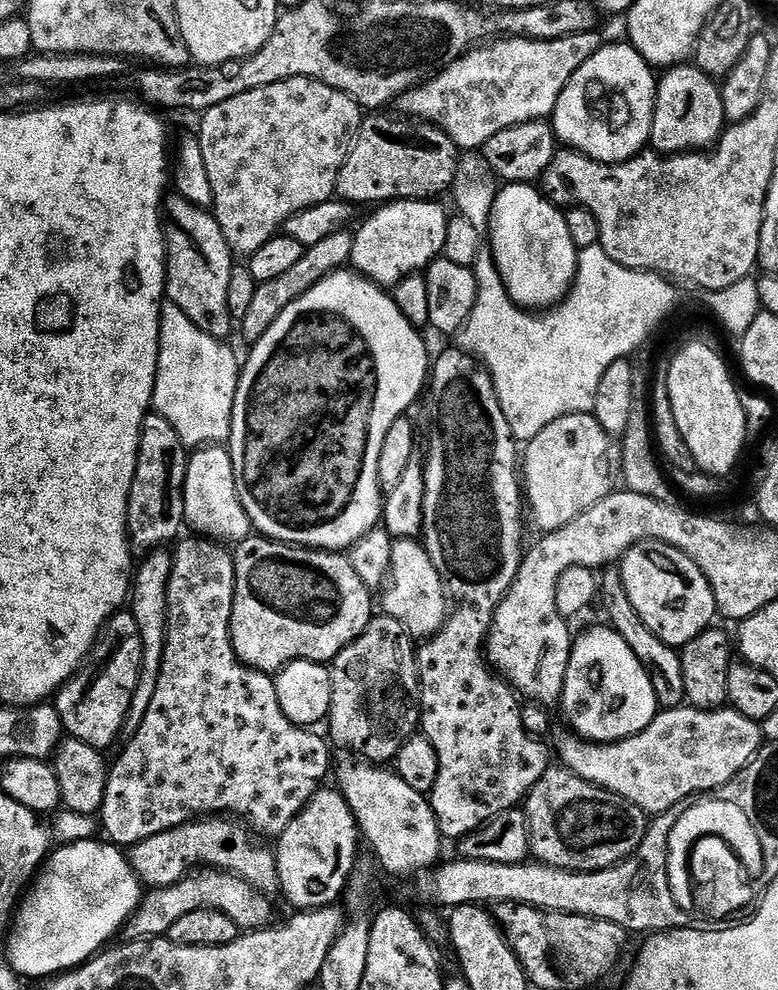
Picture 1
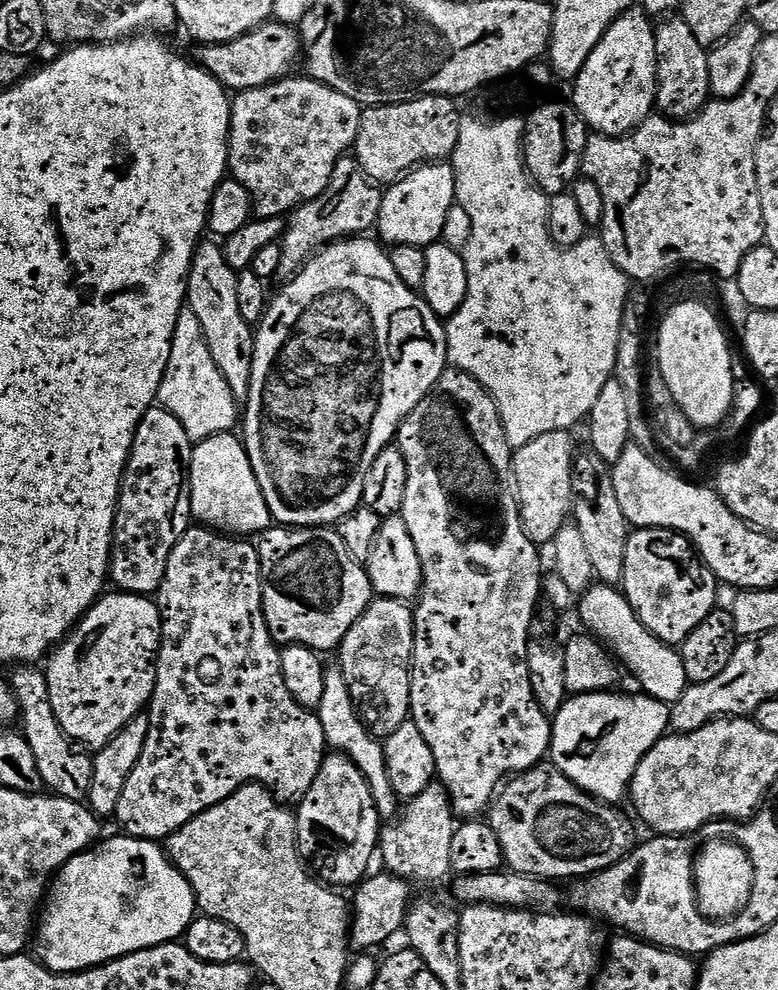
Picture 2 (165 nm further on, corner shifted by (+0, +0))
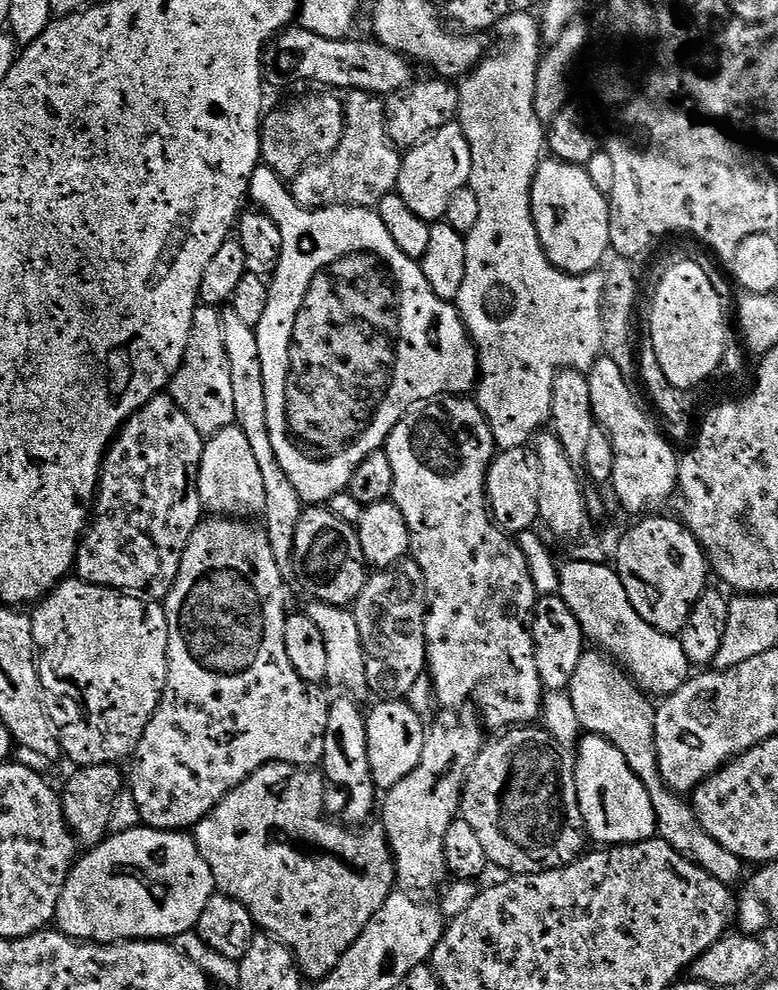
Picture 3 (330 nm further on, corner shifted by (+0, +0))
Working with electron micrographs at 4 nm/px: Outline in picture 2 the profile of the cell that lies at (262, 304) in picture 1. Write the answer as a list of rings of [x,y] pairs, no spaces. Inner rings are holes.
[[[351,155],[341,158],[330,178],[330,186],[326,186],[326,190],[322,190],[318,198],[301,204],[287,217],[280,244],[282,262],[278,262],[275,279],[280,282],[290,281],[321,248],[327,248],[338,240],[360,238],[371,233],[375,229],[381,206],[381,189],[360,169],[360,163]]]

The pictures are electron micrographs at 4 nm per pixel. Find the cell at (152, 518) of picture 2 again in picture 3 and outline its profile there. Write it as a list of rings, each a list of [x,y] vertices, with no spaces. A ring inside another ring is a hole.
[[[161,394],[155,396],[145,408],[133,414],[124,424],[123,428],[116,433],[100,469],[100,482],[96,489],[94,505],[90,512],[90,519],[85,527],[83,537],[76,549],[76,563],[74,572],[81,580],[94,586],[103,588],[113,588],[116,592],[123,592],[125,596],[137,596],[140,600],[149,602],[163,602],[168,598],[168,591],[176,585],[176,575],[180,569],[180,559],[194,534],[194,530],[202,522],[202,505],[200,502],[200,490],[198,487],[198,465],[200,462],[200,452],[190,441],[197,439],[198,433],[189,418],[178,405],[171,395]]]

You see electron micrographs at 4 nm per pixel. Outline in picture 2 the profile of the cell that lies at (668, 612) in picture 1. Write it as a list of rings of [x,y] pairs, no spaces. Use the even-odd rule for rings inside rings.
[[[642,528],[629,535],[626,542],[626,570],[622,592],[646,630],[664,644],[683,644],[694,626],[701,624],[714,611],[717,607],[716,588],[718,581],[715,574],[705,567],[687,537],[664,528]]]

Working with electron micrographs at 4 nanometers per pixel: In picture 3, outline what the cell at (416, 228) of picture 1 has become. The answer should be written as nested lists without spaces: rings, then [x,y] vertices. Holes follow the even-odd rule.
[[[453,122],[442,126],[426,140],[407,149],[400,161],[400,173],[395,191],[417,218],[429,222],[440,222],[445,219],[447,207],[454,194],[466,184],[462,169],[471,166],[471,150],[464,138],[459,123]],[[460,164],[462,166],[460,172]]]

